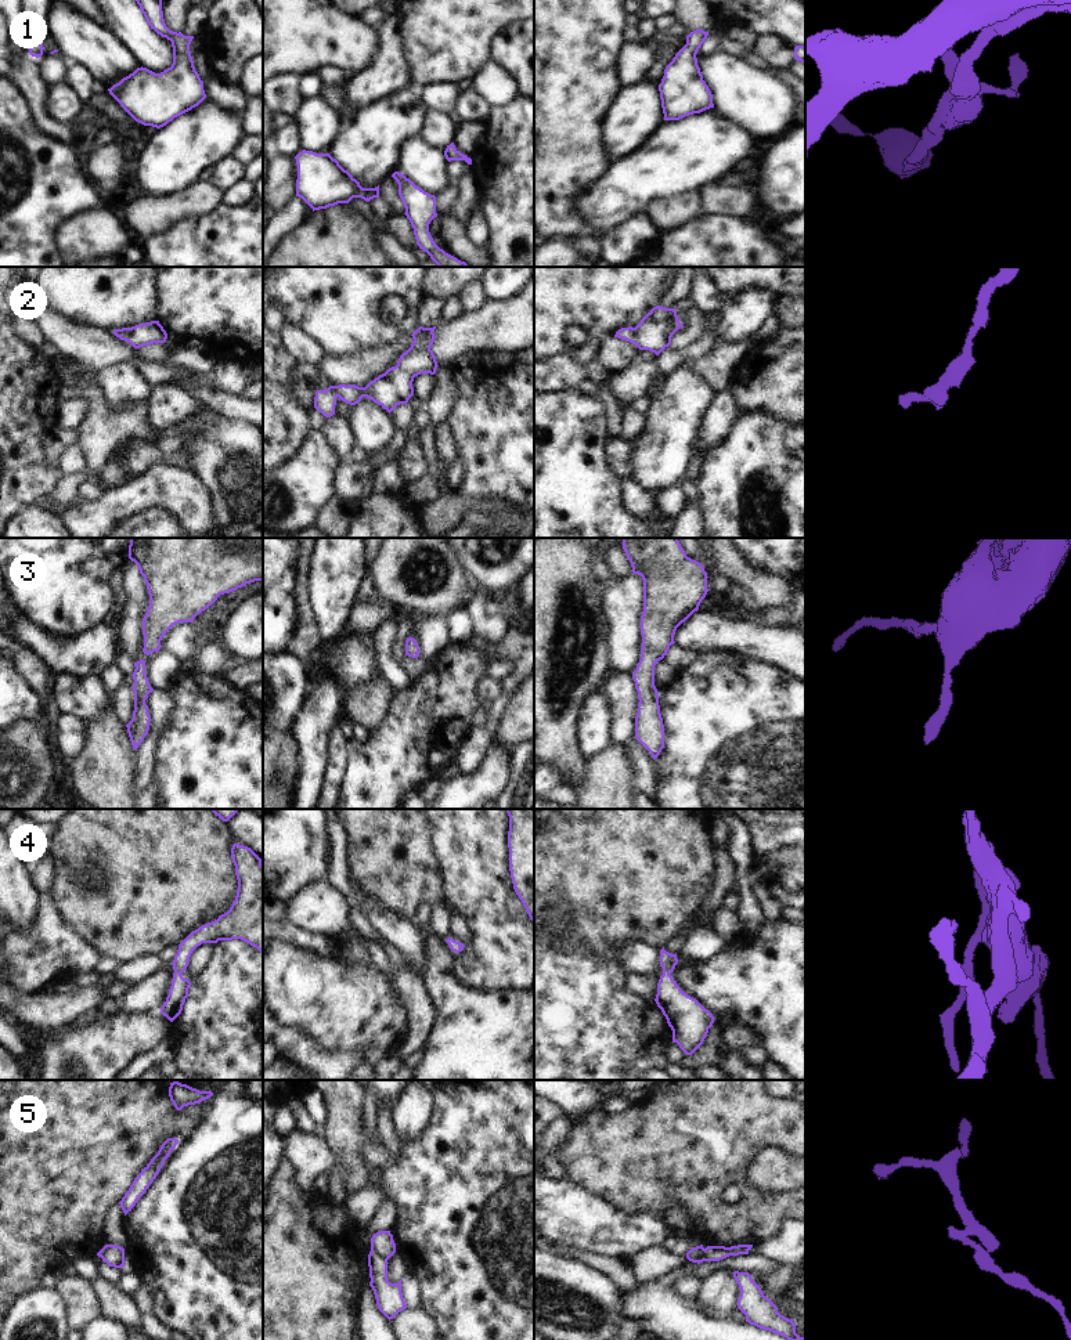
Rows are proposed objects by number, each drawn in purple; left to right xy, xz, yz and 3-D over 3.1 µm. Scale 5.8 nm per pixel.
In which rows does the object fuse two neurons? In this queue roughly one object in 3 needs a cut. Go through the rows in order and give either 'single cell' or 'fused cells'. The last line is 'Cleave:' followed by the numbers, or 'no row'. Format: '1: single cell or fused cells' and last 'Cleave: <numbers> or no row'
1: single cell
2: single cell
3: single cell
4: single cell
5: fused cells
Cleave: 5

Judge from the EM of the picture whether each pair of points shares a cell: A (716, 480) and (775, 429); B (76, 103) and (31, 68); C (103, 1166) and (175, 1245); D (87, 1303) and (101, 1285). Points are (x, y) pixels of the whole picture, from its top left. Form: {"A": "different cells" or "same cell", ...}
{"A": "same cell", "B": "different cells", "C": "different cells", "D": "different cells"}

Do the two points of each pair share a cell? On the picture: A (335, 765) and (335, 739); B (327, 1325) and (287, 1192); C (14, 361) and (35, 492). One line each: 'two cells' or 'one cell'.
A: one cell
B: one cell
C: one cell

